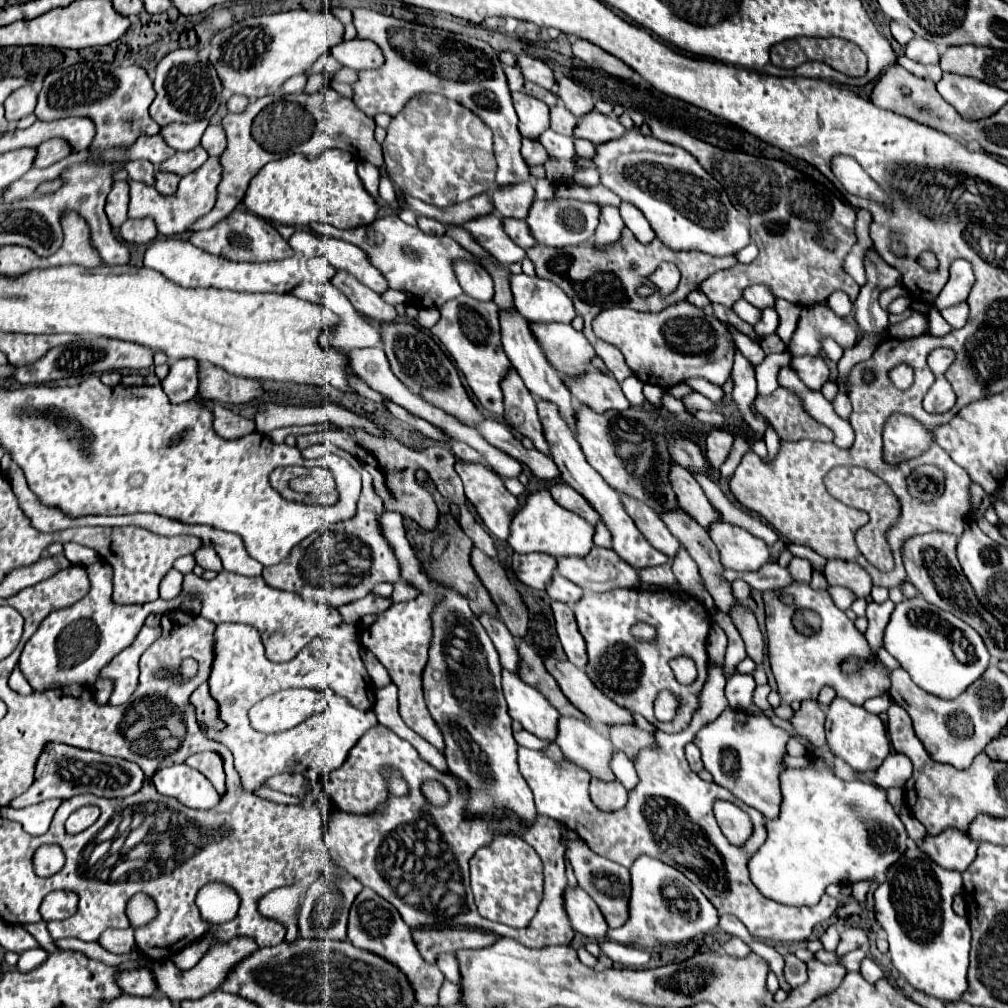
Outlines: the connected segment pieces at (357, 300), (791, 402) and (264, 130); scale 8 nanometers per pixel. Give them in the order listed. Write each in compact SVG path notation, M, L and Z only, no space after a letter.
M335 273L333 281L331 281L341 293L345 293L345 297L351 301L351 305L369 321L381 325L381 323L391 323L397 319L395 307L385 303L381 299L381 295L377 295L375 291L371 291L369 287L361 285L357 279L353 279L353 275L347 273Z
M777 387L771 395L757 397L755 407L775 427L779 439L783 441L833 441L831 429L827 429L819 421L813 421L805 413L799 397L789 393L787 389Z
M325 87L313 95L267 95L247 105L241 113L229 113L223 119L223 131L227 137L227 149L221 155L223 179L219 185L217 205L211 213L219 221L233 213L243 201L249 181L259 173L263 165L275 159L283 159L291 153L303 153L313 159L329 147L339 147L353 153L357 160L371 161L373 165L383 165L381 145L375 141L375 121L367 117L351 99L339 95L333 87Z

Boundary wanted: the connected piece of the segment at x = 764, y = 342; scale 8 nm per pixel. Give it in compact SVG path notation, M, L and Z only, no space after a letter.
M773 333L771 337L763 337L759 345L761 345L761 349L763 349L767 355L769 355L769 353L781 353L779 349L785 349L785 343L779 341L779 337L777 337L775 333Z

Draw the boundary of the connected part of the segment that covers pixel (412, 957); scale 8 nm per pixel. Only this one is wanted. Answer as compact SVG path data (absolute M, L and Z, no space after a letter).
M365 887L357 895L357 899L355 899L353 907L351 907L347 939L353 941L353 945L357 945L361 949L381 953L381 957L385 957L387 961L393 961L393 965L397 965L409 977L409 981L413 981L413 985L417 989L417 1003L437 1005L437 993L439 993L439 987L441 987L441 983L445 979L443 973L439 971L437 965L427 965L421 959L421 955L417 953L417 947L413 943L411 929L405 925L399 911L369 887Z

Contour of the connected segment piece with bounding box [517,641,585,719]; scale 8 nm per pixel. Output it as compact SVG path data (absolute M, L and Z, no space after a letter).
M519 641L517 651L519 651L519 665L517 665L519 677L523 681L529 681L529 685L533 685L535 689L539 689L561 715L571 715L571 717L585 719L581 715L581 711L575 709L567 701L567 697L561 693L557 681L547 673L545 665L543 665L543 659L535 653L535 649L527 641Z

